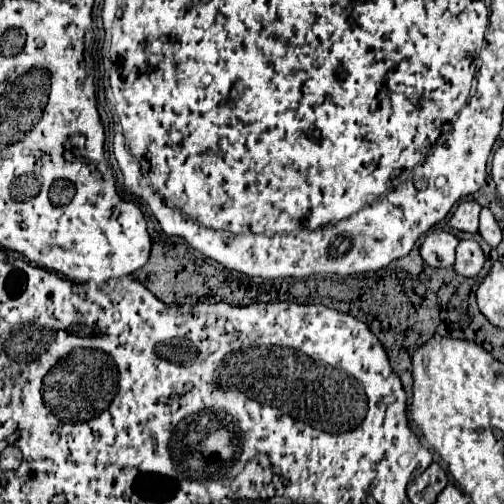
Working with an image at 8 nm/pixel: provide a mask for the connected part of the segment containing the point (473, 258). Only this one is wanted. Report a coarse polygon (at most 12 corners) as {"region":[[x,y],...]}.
{"region":[[459,241],[455,271],[477,277],[485,265],[479,243]]}

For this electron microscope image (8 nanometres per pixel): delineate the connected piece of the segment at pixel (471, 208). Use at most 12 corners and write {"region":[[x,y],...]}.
{"region":[[463,201],[451,215],[449,225],[465,233],[477,233],[477,201]]}

